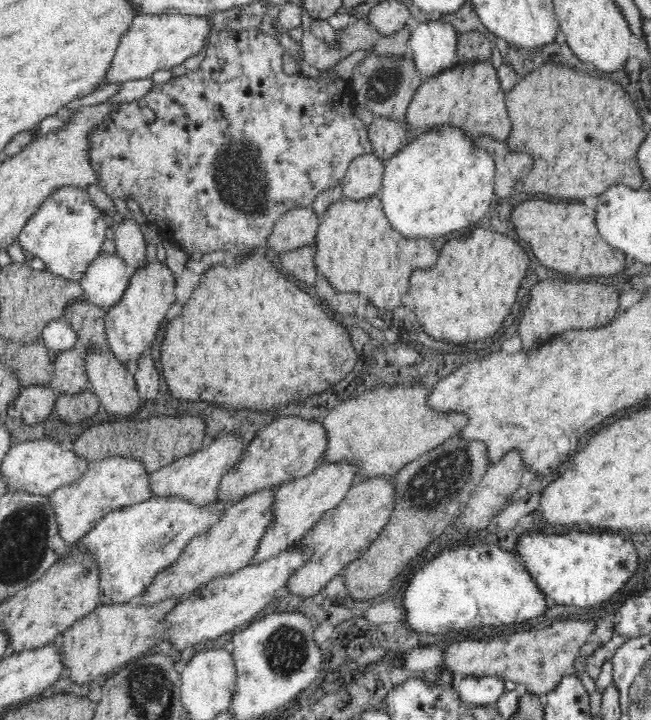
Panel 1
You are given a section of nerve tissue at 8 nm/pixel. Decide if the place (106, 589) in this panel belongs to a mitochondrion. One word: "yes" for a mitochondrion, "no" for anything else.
no

